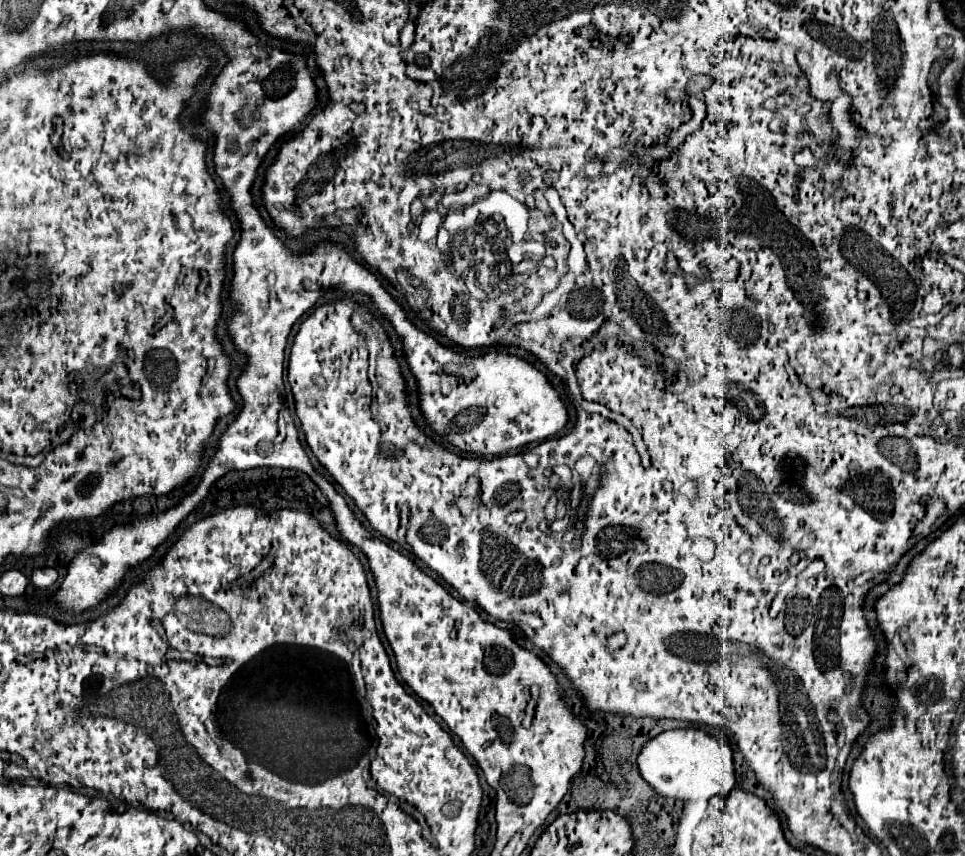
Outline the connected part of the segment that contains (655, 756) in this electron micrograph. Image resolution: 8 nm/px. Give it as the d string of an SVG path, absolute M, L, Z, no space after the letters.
M671 729L663 731L657 737L649 739L639 757L639 771L647 783L659 791L663 797L673 799L709 799L713 795L725 795L735 785L735 765L733 765L733 751L726 737L719 741L705 733L703 729Z

